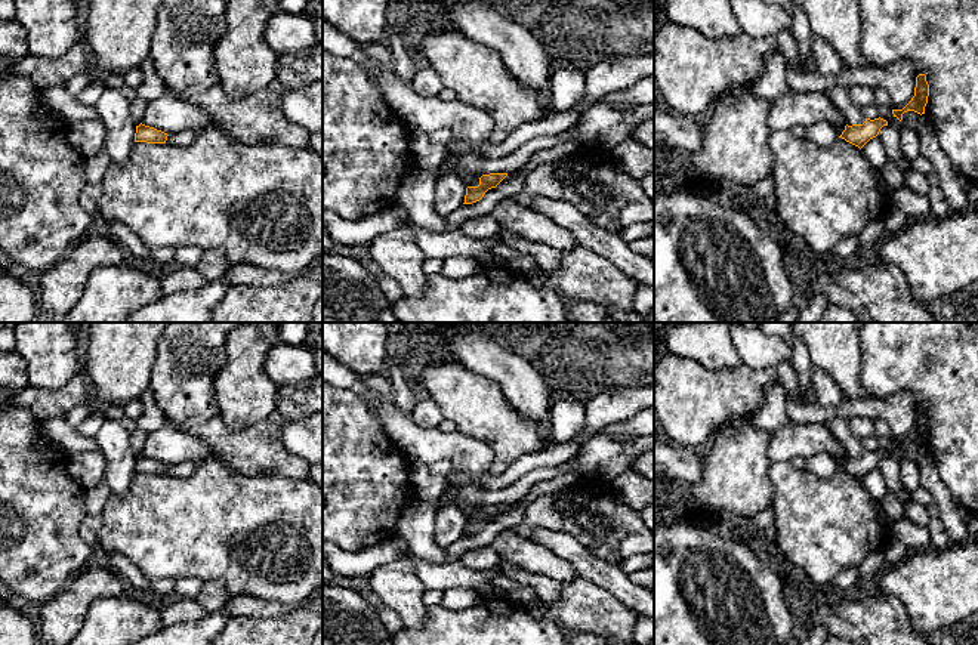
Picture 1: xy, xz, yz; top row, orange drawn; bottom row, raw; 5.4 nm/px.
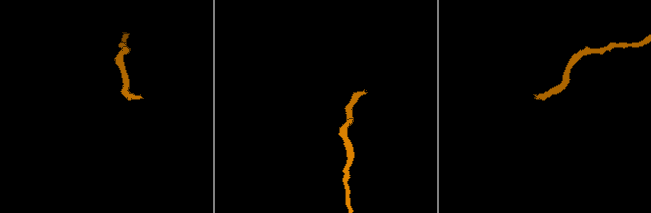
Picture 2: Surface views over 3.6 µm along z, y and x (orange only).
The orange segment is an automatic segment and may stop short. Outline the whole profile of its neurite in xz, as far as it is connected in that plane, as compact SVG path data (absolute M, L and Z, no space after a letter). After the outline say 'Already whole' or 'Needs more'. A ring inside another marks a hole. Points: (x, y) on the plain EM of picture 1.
M507 504L482 506L479 509L478 518L466 519L466 527L465 527L463 536L472 536L472 534L479 533L488 521L496 519L506 507L507 507Z. Already whole

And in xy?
M141 454L136 457L135 473L166 475L167 467L167 465Z. Already whole

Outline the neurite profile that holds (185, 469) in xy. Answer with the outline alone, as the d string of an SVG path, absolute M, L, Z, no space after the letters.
M183 462L183 463L178 463L178 465L170 465L167 467L166 475L176 476L176 478L188 478L194 473L197 466L198 465L194 462Z

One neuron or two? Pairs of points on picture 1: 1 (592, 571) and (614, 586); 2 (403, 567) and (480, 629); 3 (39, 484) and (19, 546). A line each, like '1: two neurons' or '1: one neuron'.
1: one neuron
2: two neurons
3: one neuron

